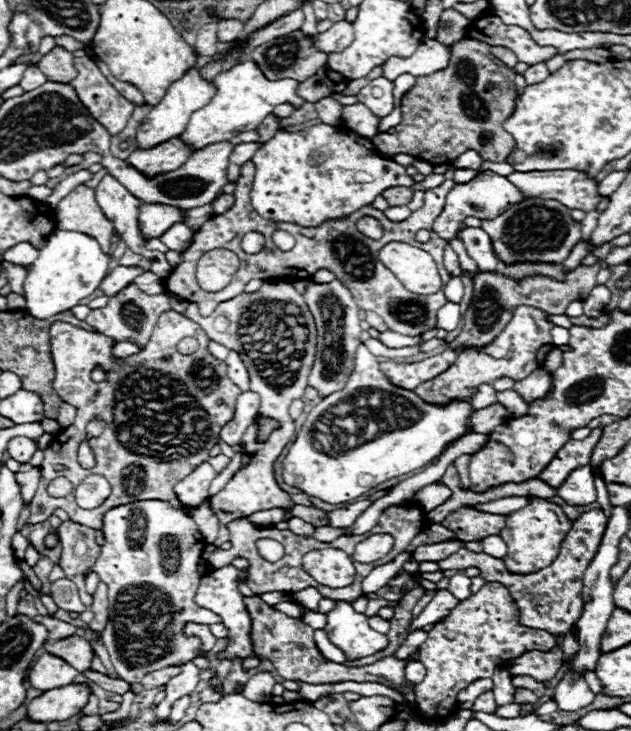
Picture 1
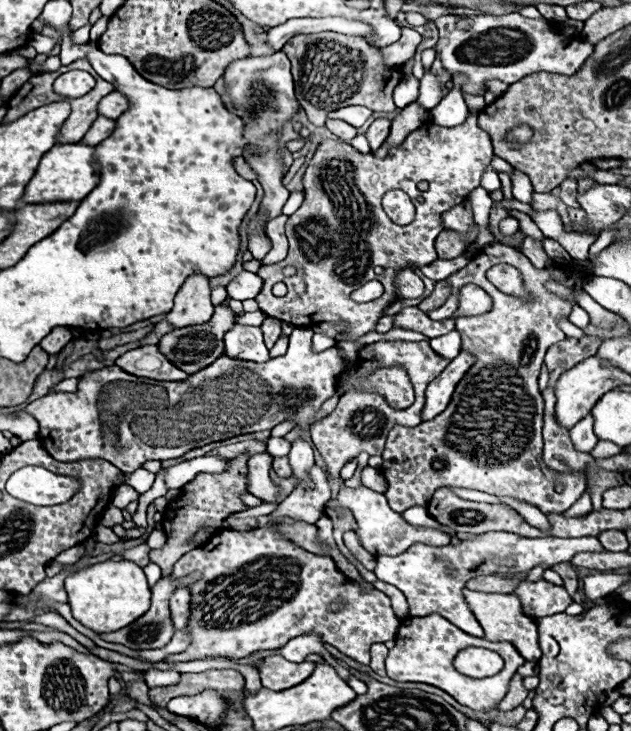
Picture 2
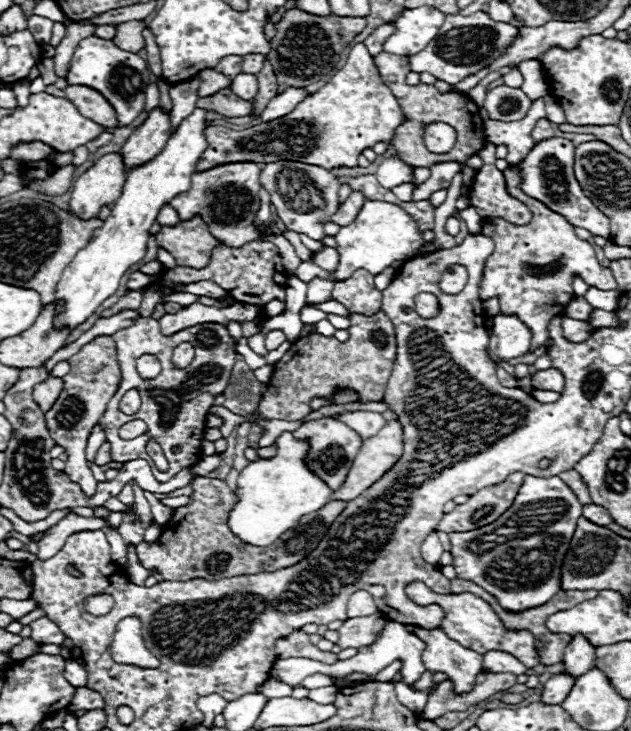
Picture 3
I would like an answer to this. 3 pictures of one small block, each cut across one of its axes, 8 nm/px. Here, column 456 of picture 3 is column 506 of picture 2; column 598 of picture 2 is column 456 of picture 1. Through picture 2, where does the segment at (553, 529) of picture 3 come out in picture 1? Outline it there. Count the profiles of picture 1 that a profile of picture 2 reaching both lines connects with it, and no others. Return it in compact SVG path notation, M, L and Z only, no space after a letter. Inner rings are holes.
M450 540L450 542L440 542L440 544L432 544L432 546L420 546L412 558L420 564L420 562L438 562L438 560L444 560L448 558L450 554L454 554L456 550L460 550L462 544L456 542L456 540Z

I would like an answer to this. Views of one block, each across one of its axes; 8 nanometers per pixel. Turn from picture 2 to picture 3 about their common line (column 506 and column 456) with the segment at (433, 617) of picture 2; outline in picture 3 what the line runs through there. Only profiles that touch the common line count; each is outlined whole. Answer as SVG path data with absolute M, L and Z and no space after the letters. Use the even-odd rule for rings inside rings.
M444 630L432 632L432 662L426 664L426 670L448 674L456 692L468 692L482 672L482 654L450 640Z

